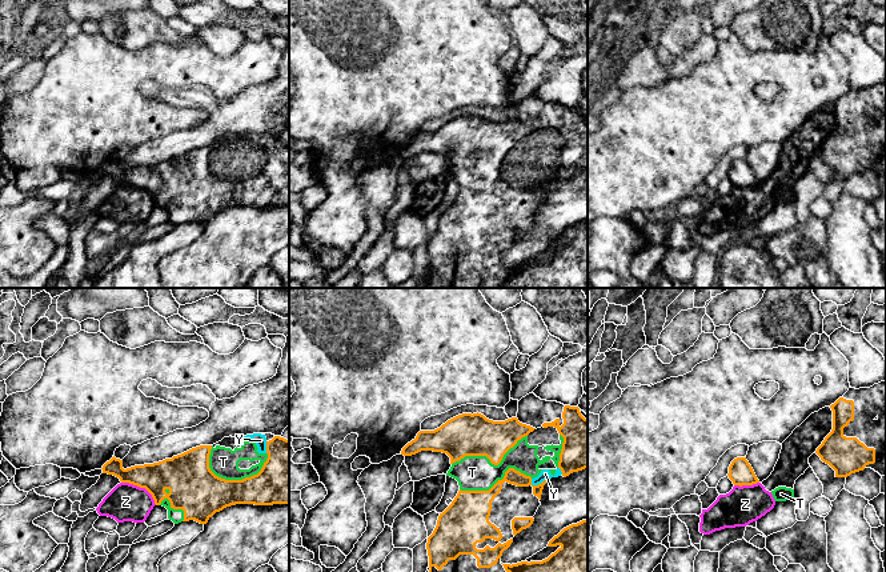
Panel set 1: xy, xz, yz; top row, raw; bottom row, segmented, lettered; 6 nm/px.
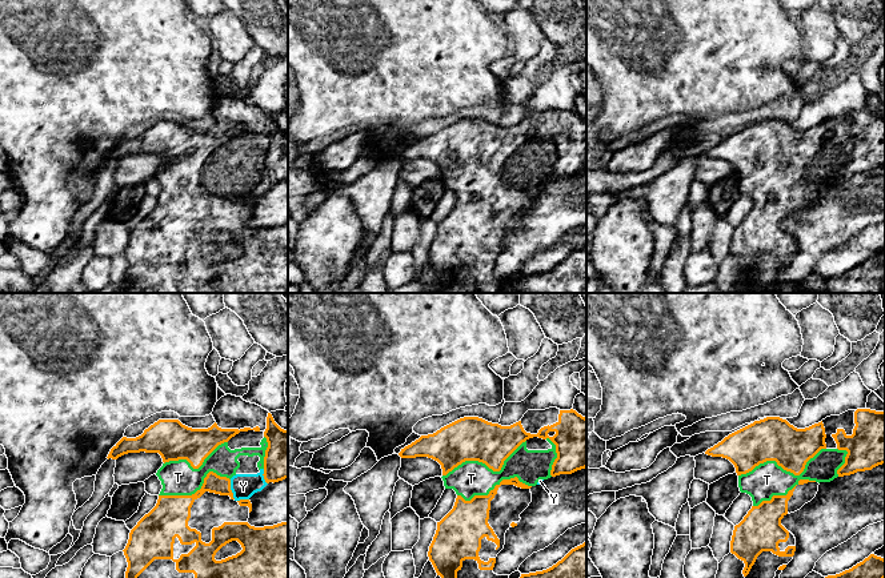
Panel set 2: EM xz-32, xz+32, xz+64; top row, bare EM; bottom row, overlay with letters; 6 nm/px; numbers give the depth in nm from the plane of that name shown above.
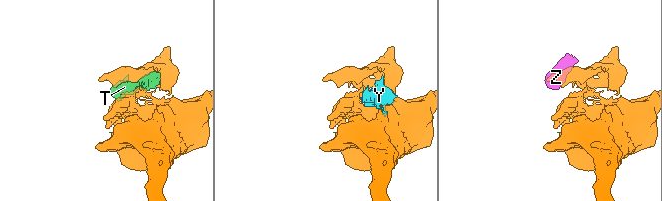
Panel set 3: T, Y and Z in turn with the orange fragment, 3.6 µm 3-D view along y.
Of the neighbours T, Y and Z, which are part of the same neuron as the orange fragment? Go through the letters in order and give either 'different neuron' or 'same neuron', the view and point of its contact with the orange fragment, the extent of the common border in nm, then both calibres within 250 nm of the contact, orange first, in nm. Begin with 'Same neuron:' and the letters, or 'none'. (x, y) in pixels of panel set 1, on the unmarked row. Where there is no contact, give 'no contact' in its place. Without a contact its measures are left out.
Same neuron: T, Y
T: same neuron | xy (243, 180) | 380 nm | 300/180 nm
Y: same neuron | xz (541, 184) | 130 nm | 90/60 nm
Z: different neuron | xy (141, 188) | 260 nm | 220/220 nm

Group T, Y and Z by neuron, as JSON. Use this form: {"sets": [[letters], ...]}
{"sets": [["T", "Y"], ["Z"]]}

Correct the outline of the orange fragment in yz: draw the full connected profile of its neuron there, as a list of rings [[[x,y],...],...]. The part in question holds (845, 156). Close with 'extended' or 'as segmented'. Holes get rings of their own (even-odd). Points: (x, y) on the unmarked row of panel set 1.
[[[886,81],[870,89],[849,89],[830,107],[833,131],[825,139],[815,155],[835,172],[835,179],[871,169],[881,177],[886,176]]]; extended

